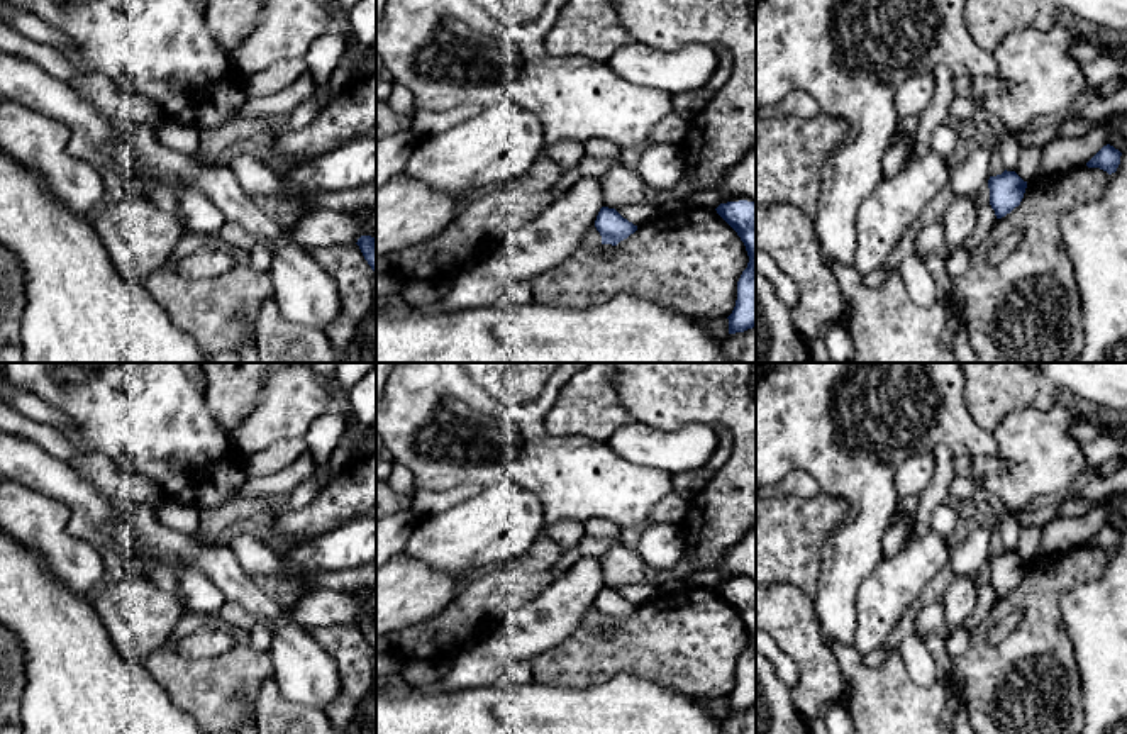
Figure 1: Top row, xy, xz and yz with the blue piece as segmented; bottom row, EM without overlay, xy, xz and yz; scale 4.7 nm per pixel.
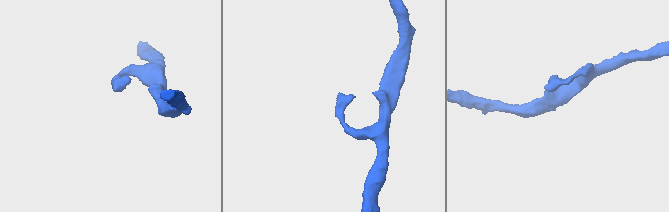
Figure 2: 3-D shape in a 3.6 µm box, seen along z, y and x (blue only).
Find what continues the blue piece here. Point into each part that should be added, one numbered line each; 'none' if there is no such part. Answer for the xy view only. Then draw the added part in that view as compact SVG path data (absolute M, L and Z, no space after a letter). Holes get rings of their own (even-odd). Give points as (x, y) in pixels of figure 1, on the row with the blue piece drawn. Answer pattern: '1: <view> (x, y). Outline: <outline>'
none

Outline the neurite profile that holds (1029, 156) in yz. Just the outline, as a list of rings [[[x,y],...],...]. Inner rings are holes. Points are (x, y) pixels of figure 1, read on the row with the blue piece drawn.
[[[1044,144],[1019,146],[1019,164],[1015,173],[1024,180],[1030,181],[1041,175]]]

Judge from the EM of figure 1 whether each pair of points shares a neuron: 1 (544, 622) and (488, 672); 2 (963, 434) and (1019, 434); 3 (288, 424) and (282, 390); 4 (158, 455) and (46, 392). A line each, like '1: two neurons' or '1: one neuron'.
1: one neuron
2: two neurons
3: one neuron
4: one neuron

